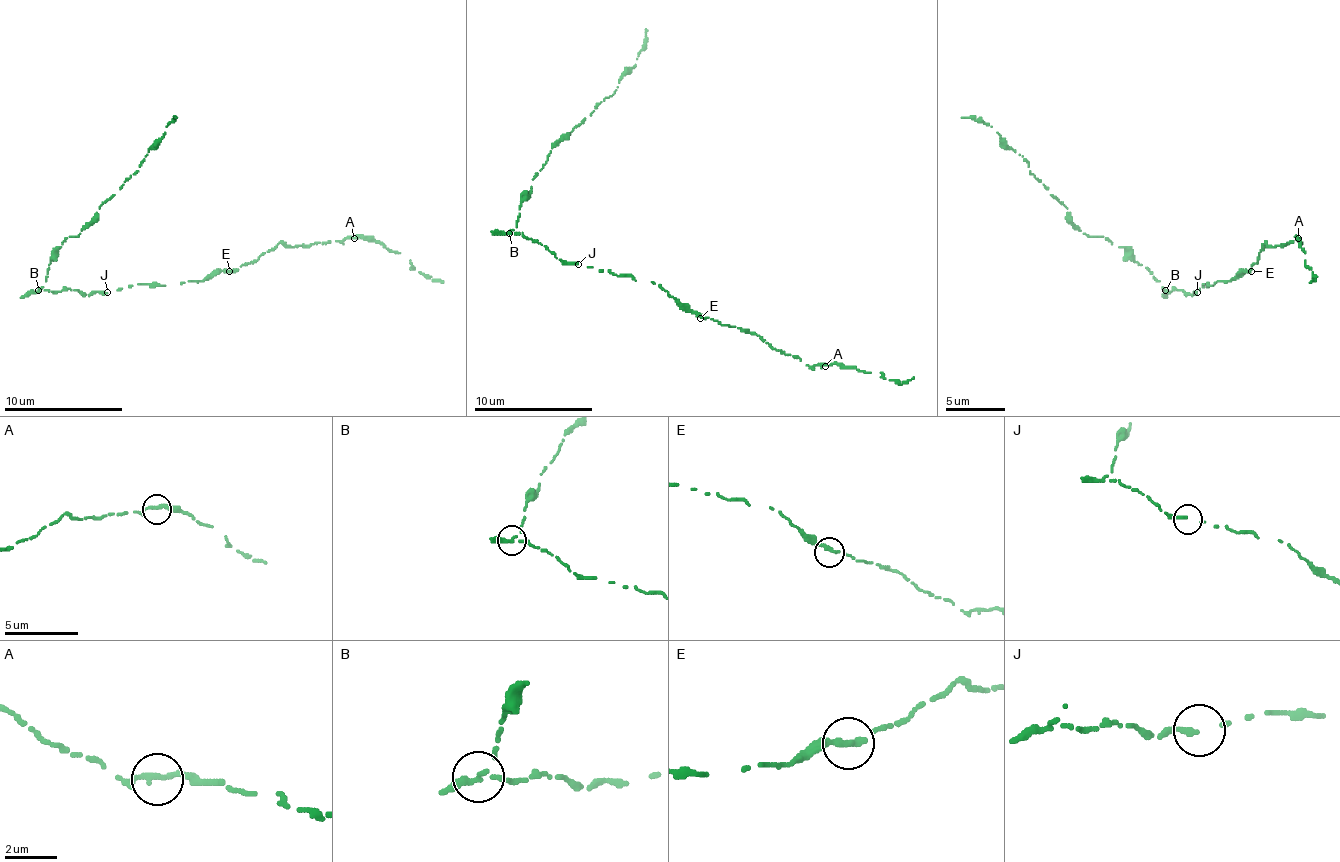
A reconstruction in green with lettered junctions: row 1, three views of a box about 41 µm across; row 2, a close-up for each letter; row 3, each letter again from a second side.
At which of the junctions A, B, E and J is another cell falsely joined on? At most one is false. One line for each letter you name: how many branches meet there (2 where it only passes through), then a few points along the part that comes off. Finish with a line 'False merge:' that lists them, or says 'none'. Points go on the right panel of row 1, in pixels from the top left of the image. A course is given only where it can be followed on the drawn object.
B: 2 | (1164, 289), (1123, 247), (1081, 230), (992, 125), (974, 117), (962, 117)
False merge: B

